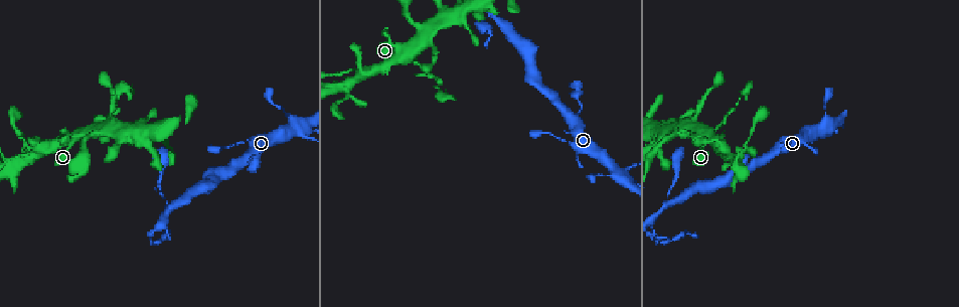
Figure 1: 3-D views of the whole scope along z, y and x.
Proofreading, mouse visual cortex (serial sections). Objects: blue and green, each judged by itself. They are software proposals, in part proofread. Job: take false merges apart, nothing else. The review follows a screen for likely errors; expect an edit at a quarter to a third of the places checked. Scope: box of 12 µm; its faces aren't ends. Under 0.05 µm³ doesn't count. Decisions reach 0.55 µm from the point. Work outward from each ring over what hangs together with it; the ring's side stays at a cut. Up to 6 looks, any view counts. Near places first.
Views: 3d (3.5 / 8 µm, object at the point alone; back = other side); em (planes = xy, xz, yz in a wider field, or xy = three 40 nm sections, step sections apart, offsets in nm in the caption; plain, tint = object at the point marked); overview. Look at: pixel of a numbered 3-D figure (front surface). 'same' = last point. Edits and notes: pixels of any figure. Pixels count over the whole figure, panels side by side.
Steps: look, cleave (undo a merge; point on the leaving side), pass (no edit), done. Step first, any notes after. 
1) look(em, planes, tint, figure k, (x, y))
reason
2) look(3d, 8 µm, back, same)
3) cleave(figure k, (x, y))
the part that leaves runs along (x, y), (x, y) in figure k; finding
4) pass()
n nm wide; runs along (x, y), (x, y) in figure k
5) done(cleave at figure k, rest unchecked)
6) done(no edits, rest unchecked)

look(3d, 8 µm, figure 1, (821, 129))
four arms meet

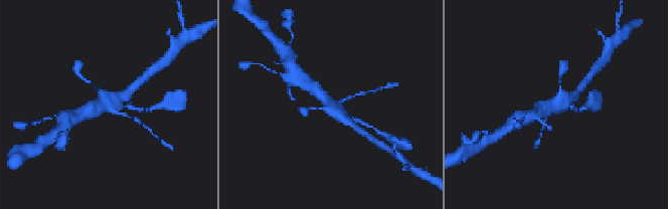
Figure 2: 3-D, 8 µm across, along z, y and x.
look(3d, 3.5 µm, figure 2, (101, 103))
closer look

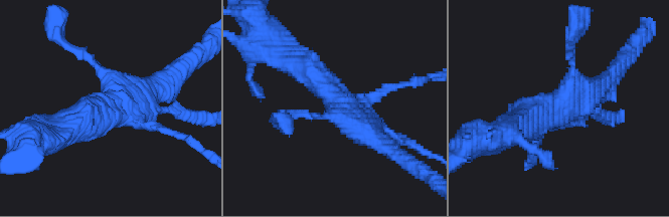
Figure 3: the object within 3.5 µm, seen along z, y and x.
look(em, xy, step 2, tint, figure 3, (336, 104))
4 arms; arms of 100, 200, 400, 500 nm

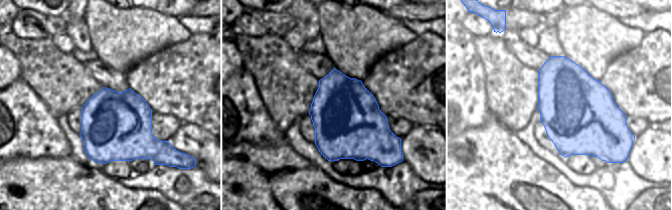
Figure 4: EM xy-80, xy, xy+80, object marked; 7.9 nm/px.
pass()
runs along (294, 61), (383, 144) in figure 3; all the same cell

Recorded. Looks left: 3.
look(3d, 3.5 µm, figure 1, (668, 205))
three arms meet

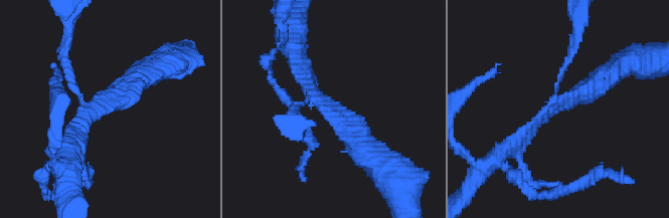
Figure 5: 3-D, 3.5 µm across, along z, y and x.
look(em, planes, tint, figure 5, (556, 109))
3 arms; arms of 100, 200, 350 nm

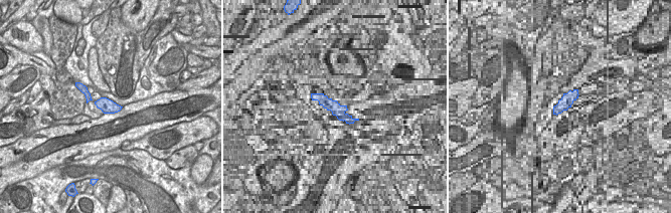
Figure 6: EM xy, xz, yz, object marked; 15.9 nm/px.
pass()
runs along (85, 89), (94, 101), (118, 108) in figure 6; continuous, no second cell

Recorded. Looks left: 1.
done(no edits, rest unchecked)

